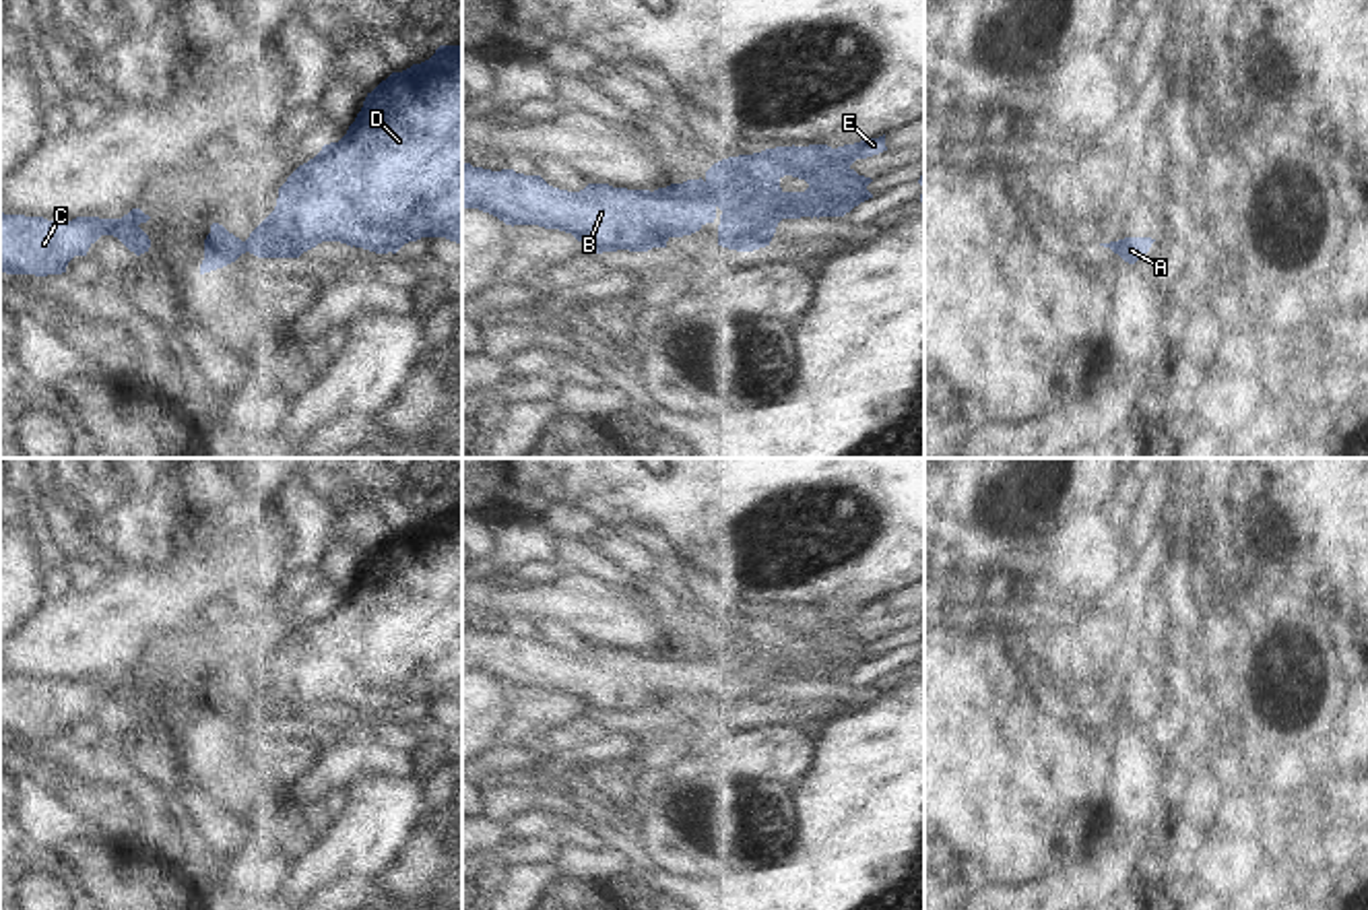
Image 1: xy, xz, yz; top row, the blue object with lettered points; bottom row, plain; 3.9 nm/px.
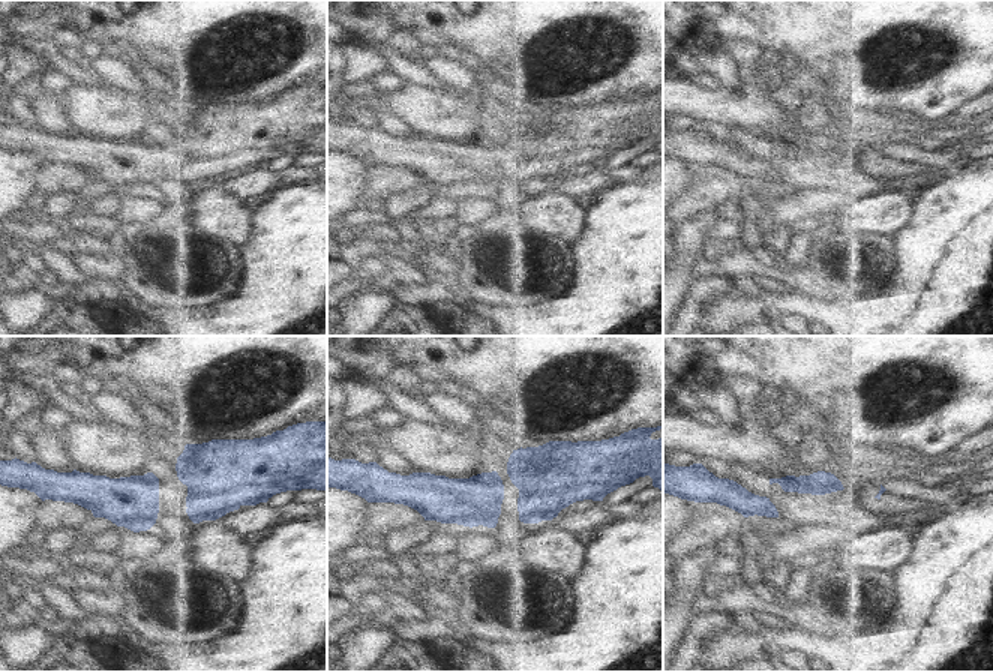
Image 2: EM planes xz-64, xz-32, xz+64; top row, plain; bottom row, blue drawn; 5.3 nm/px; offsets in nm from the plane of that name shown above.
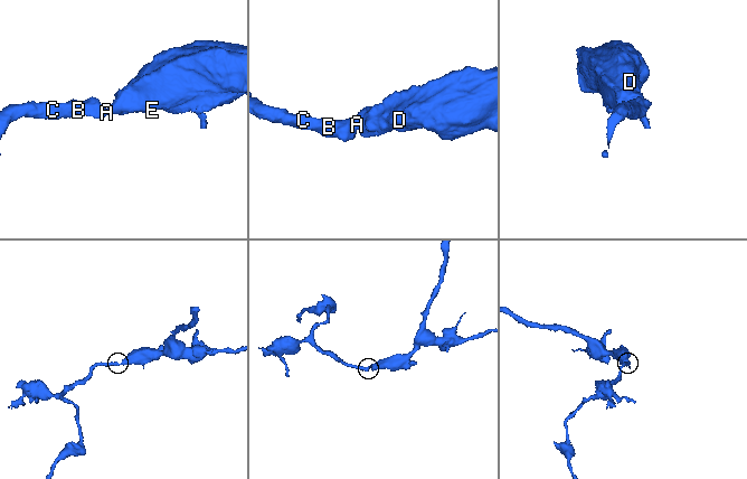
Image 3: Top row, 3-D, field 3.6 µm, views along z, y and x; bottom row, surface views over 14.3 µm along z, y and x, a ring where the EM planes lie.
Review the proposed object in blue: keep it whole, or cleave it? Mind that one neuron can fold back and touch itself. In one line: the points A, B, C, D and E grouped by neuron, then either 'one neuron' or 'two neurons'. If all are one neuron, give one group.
groups A B C D E; one neuron

